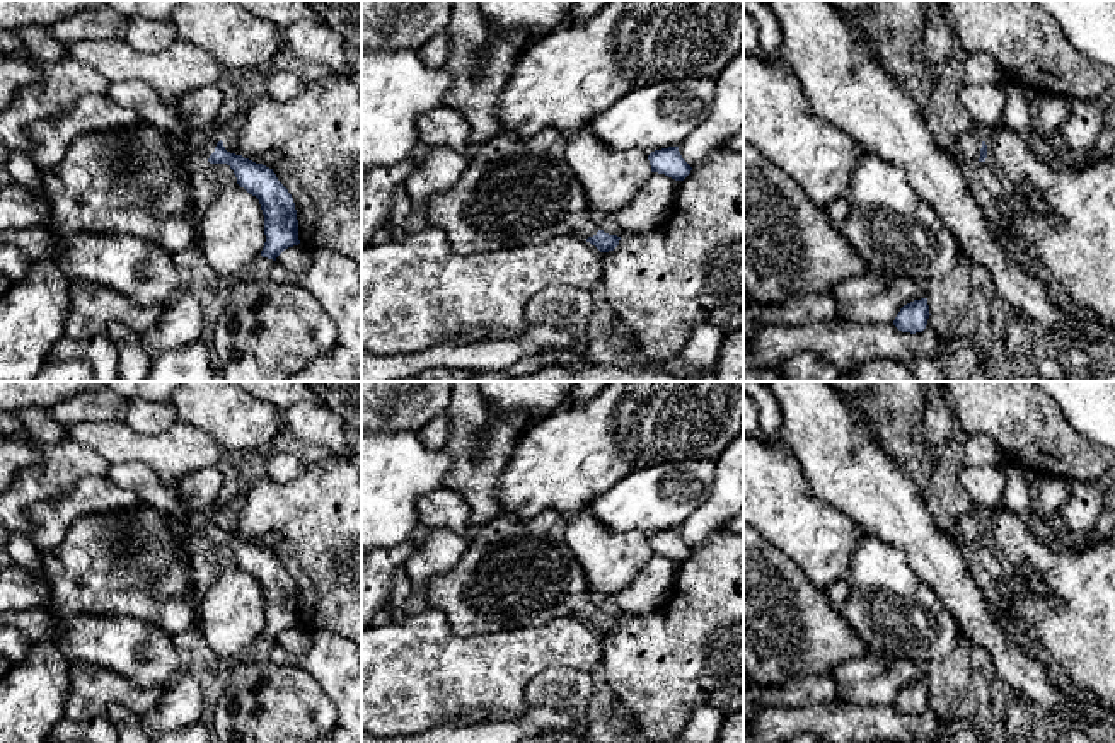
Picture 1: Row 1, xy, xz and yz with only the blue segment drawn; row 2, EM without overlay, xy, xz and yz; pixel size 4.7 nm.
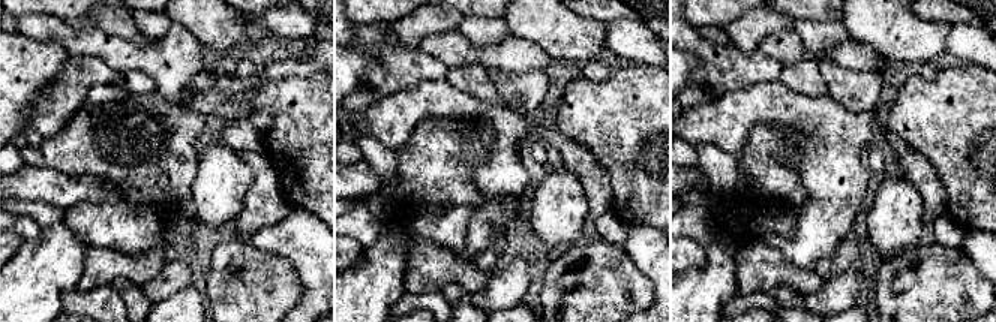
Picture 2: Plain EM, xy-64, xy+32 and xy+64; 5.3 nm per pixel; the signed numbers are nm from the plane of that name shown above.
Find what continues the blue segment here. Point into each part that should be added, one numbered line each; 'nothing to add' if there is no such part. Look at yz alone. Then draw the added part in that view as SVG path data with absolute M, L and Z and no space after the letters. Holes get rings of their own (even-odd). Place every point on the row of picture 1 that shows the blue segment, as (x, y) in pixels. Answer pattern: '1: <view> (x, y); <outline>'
1: yz (969, 145); M979 131L955 136L955 140L956 140L956 153L963 155L968 160L979 162L984 141L984 136Z

